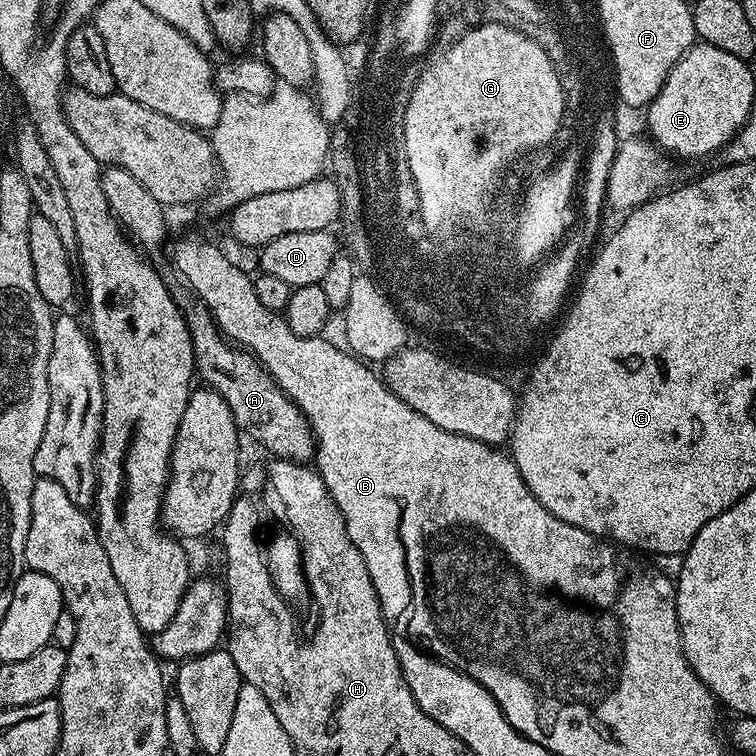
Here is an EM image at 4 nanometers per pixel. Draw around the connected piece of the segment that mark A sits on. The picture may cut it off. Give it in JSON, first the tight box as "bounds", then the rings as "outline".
{"bounds":[183,306,316,462],"outline":[[[195,306],[196,308],[183,309],[184,320],[188,324],[190,330],[190,338],[192,339],[192,349],[194,350],[194,358],[196,359],[196,372],[198,373],[205,385],[216,391],[225,400],[233,415],[234,422],[237,427],[242,430],[243,435],[249,436],[252,440],[257,440],[262,447],[268,452],[273,452],[273,457],[282,460],[295,460],[297,462],[308,462],[316,455],[316,435],[312,433],[310,422],[302,414],[302,410],[297,404],[289,398],[286,393],[278,386],[278,382],[265,372],[256,357],[251,352],[229,342],[222,335],[216,326],[216,321],[208,313],[208,309],[203,306]]]}

